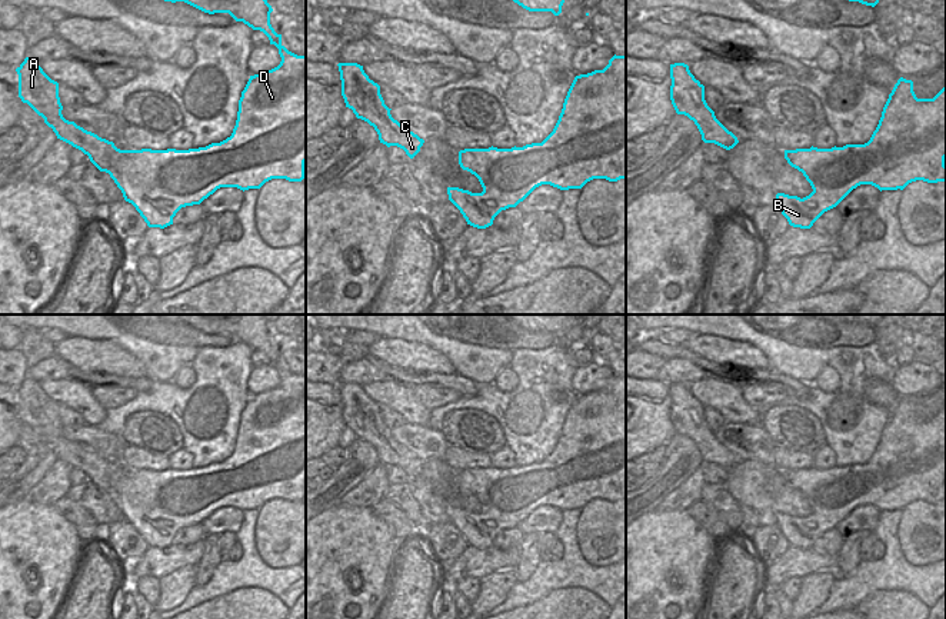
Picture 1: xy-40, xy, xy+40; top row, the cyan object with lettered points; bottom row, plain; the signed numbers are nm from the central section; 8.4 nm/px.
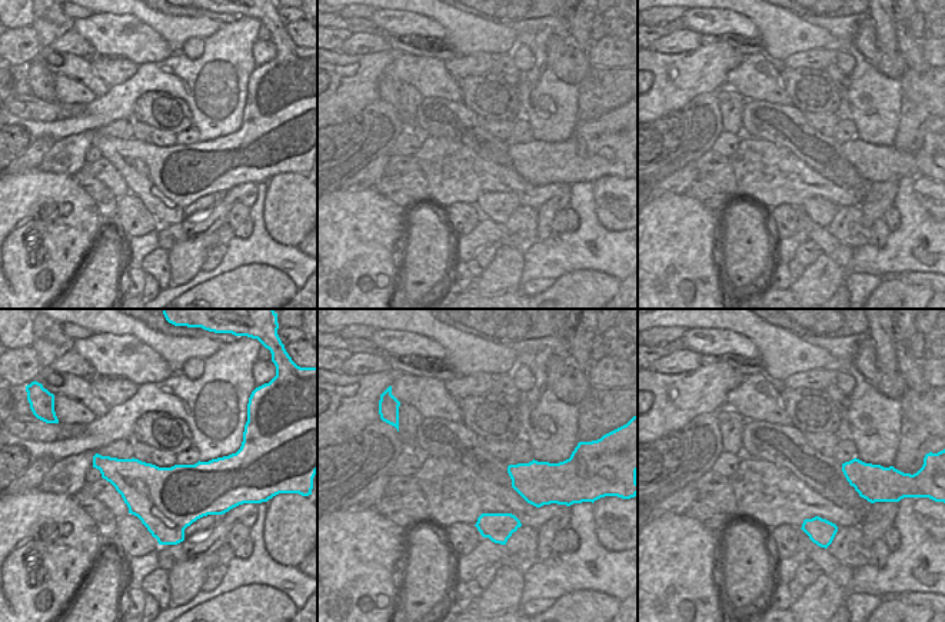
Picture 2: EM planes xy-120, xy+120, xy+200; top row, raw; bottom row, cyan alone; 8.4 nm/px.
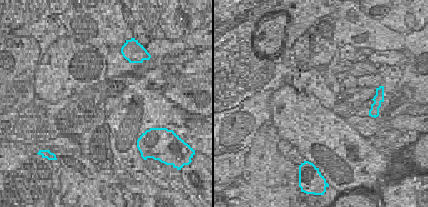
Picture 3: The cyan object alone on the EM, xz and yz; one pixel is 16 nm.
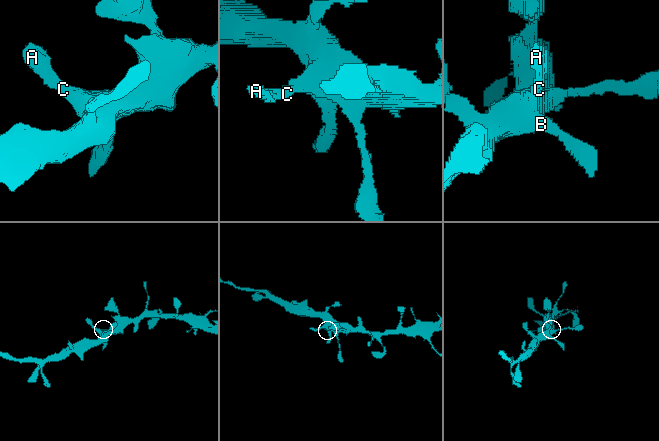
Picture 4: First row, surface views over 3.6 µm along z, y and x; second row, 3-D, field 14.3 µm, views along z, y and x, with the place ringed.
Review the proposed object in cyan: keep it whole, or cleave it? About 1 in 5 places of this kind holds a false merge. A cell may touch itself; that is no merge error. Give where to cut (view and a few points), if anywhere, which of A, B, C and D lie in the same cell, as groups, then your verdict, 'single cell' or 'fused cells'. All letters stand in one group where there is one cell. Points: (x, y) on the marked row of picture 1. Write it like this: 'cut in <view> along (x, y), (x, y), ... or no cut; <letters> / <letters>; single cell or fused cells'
no cut; A B C D; single cell

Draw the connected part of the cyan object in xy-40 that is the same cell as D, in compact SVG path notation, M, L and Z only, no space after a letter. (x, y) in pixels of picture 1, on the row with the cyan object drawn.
M164 0L164 1L184 1L204 13L229 13L236 21L243 21L253 30L263 31L270 44L279 49L282 61L277 67L260 74L250 76L242 97L239 100L239 112L236 126L230 137L220 143L211 143L206 147L189 150L120 150L113 142L99 137L97 134L84 130L74 122L63 117L63 106L59 97L59 83L51 80L39 61L26 57L16 69L19 74L19 97L27 103L44 123L53 129L57 139L71 144L89 156L90 162L100 170L110 174L117 187L121 190L126 202L131 203L149 227L164 229L173 224L176 213L186 206L200 204L204 199L213 194L220 187L237 187L240 190L260 189L272 179L286 179L289 182L302 182L304 179L306 163L306 54L297 56L289 51L282 44L282 34L277 34L270 24L270 13L273 11L267 0Z

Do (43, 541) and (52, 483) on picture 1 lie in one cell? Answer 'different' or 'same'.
different

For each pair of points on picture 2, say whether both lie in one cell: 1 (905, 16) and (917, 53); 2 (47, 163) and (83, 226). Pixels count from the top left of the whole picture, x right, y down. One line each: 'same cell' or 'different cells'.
1: same cell
2: different cells

